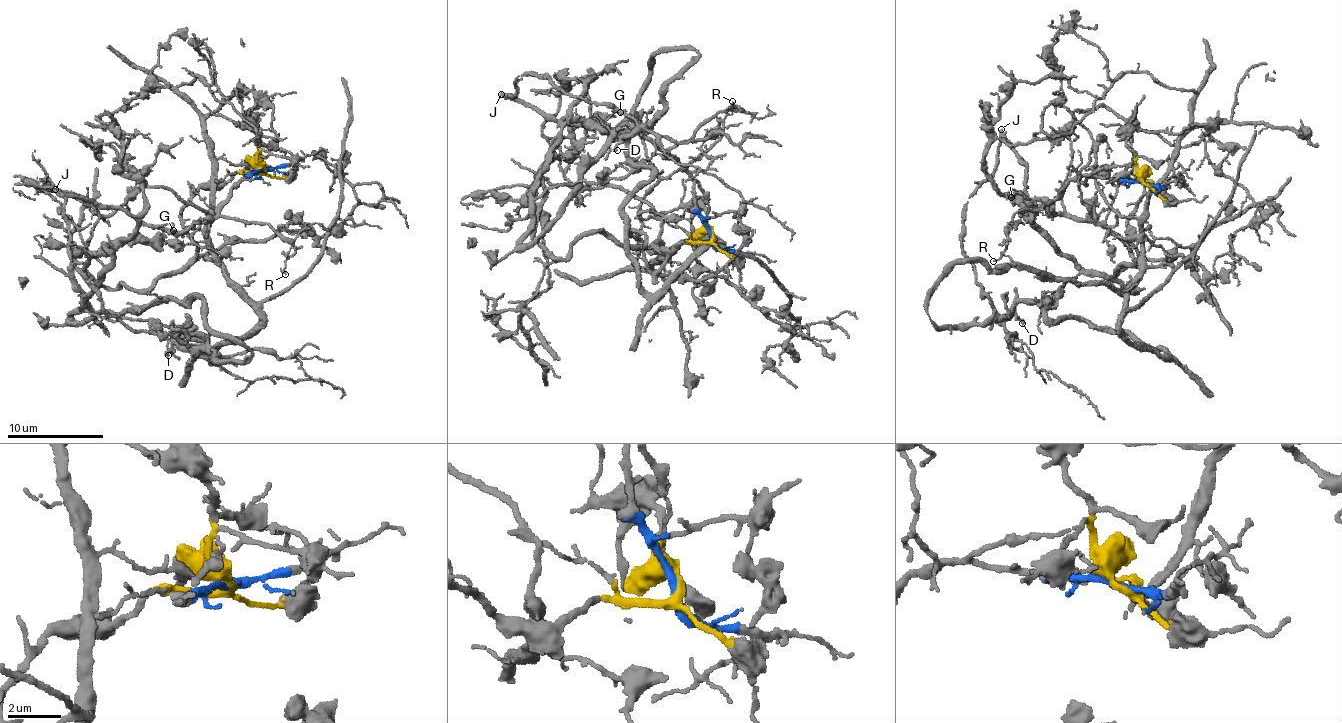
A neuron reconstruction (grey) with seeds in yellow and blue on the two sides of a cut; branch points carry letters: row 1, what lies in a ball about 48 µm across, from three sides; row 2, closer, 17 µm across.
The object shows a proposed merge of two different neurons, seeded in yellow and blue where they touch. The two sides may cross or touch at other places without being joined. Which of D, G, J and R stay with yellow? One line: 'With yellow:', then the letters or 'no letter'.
With yellow: D

